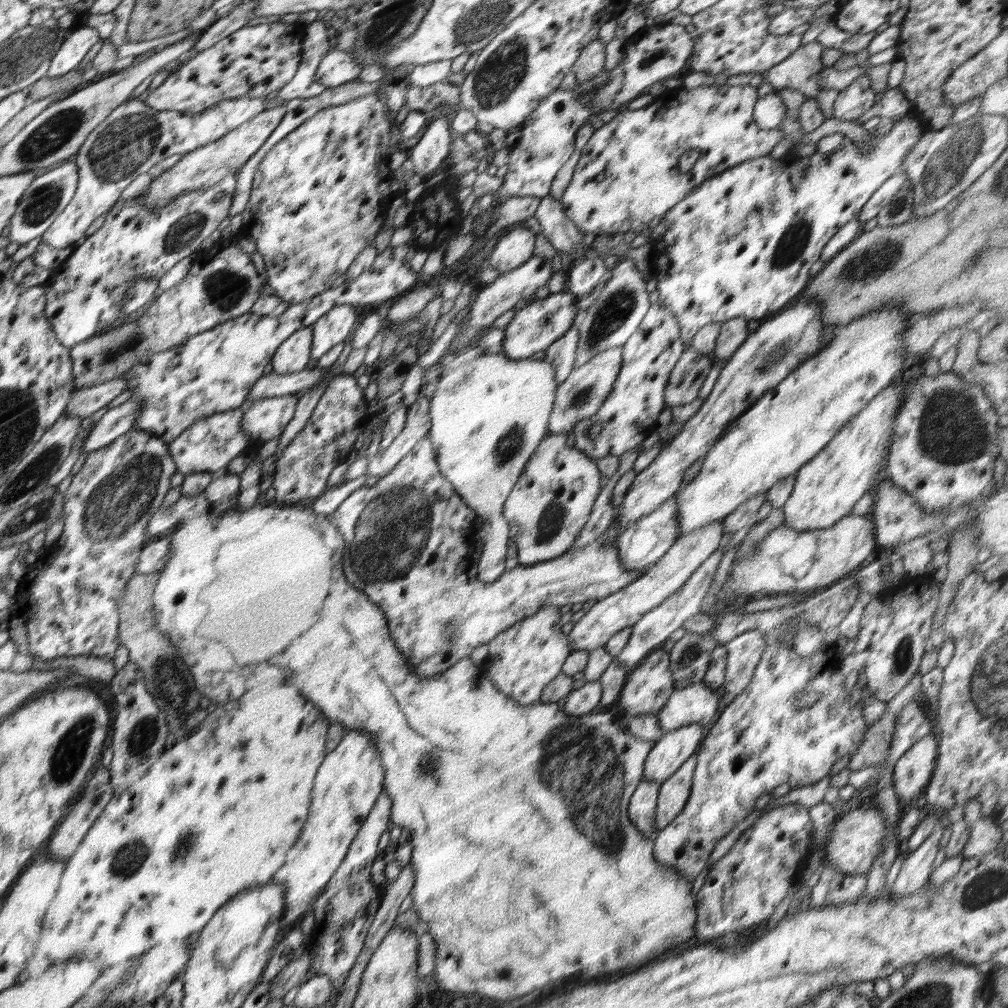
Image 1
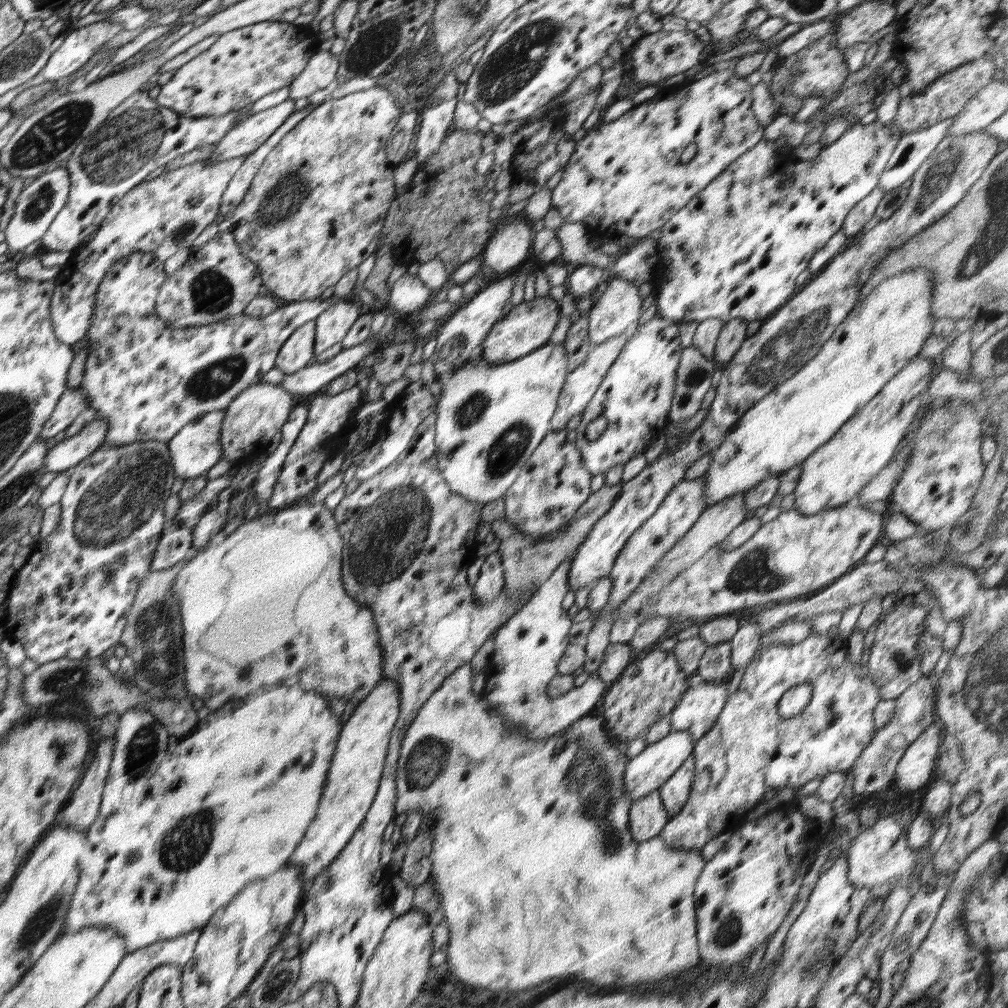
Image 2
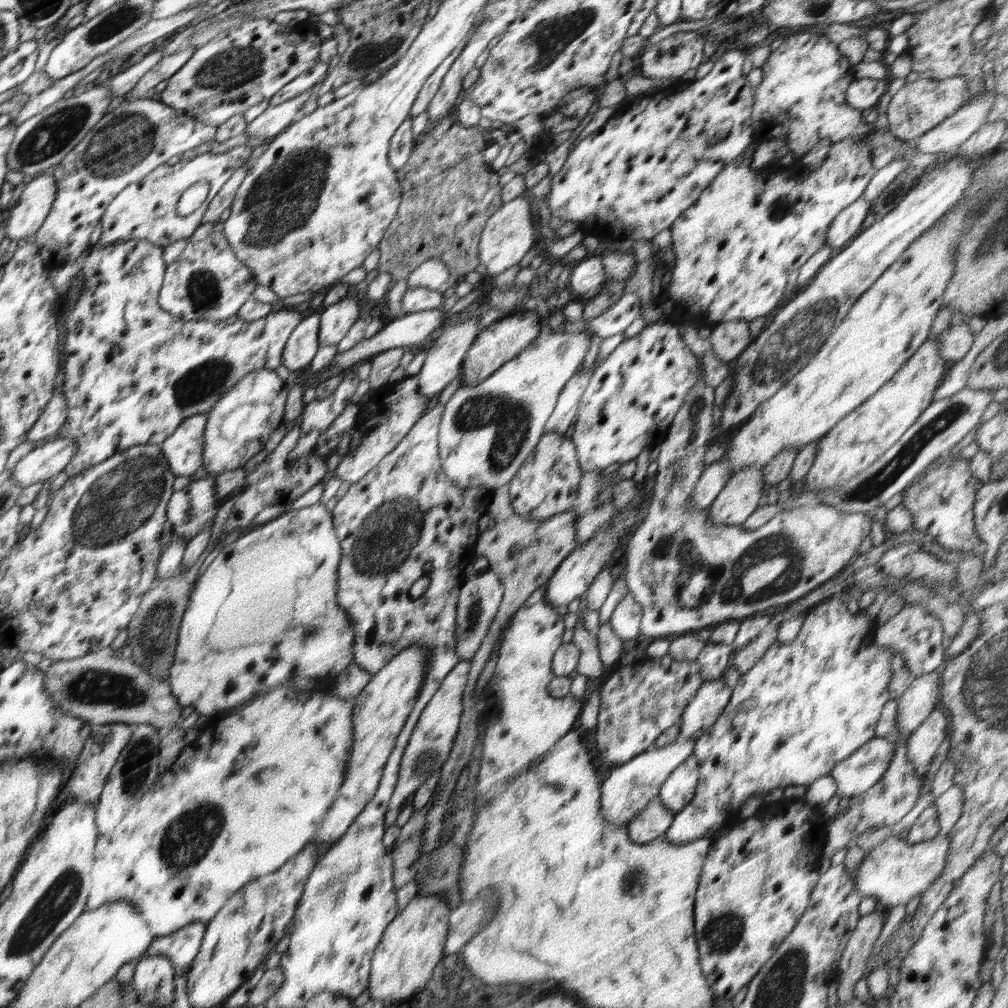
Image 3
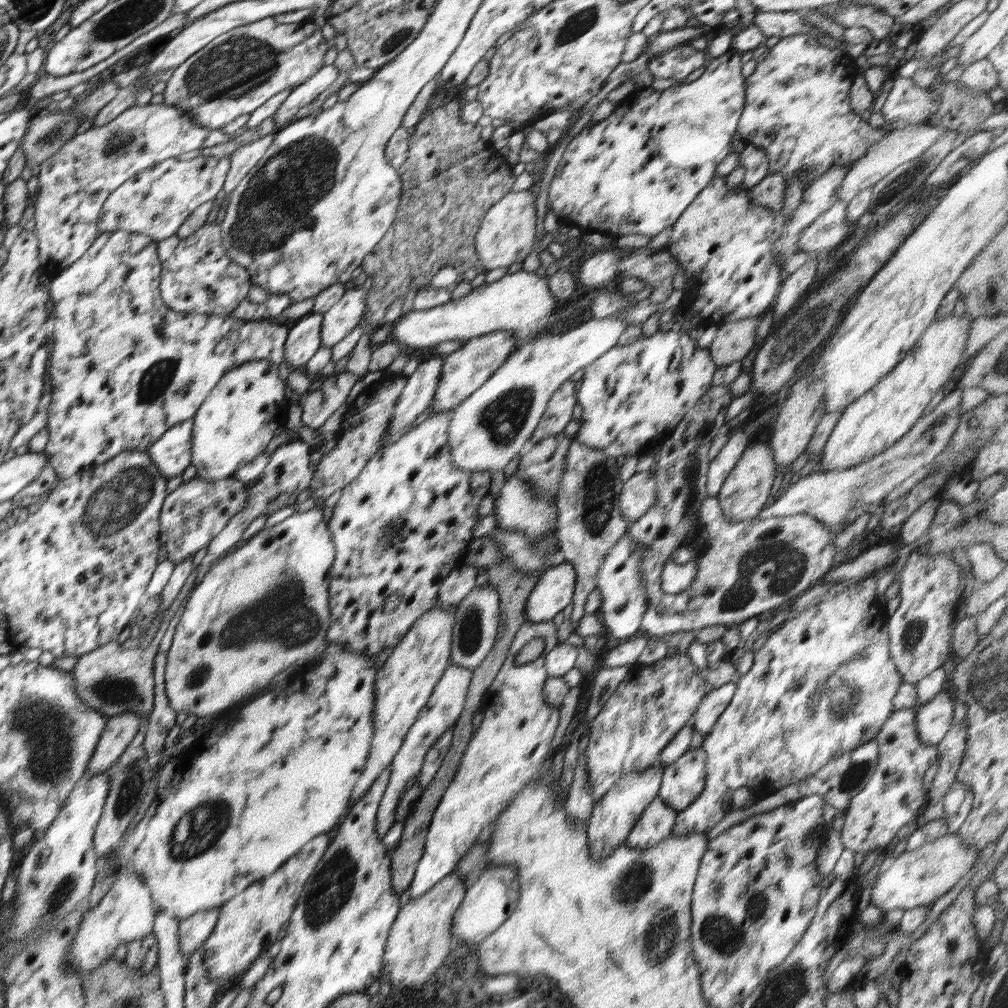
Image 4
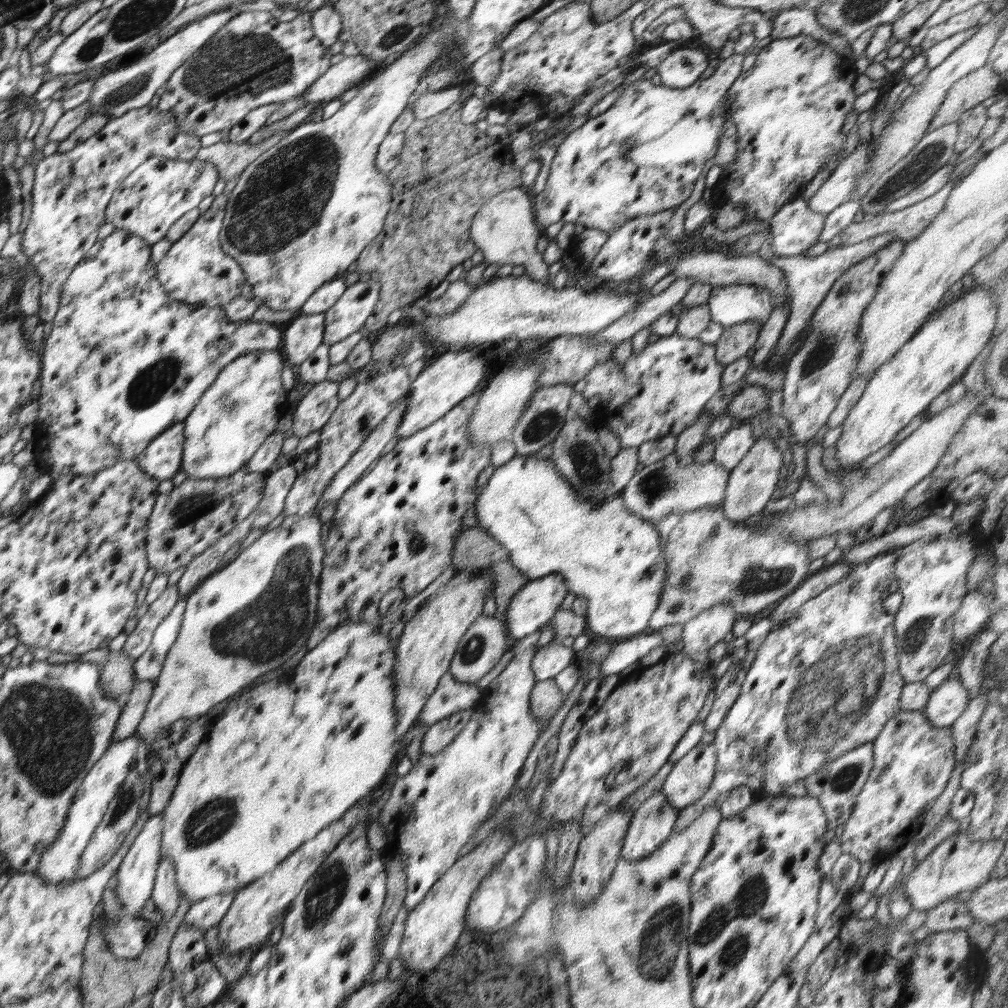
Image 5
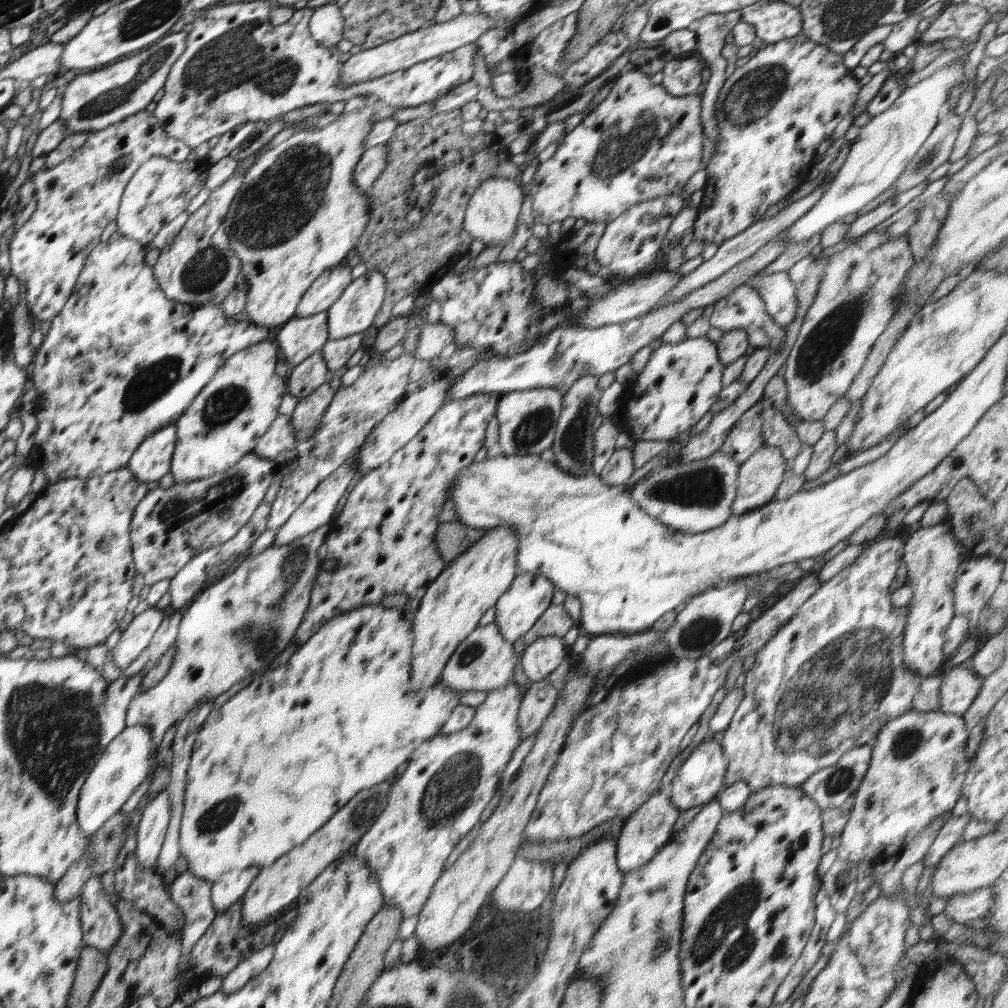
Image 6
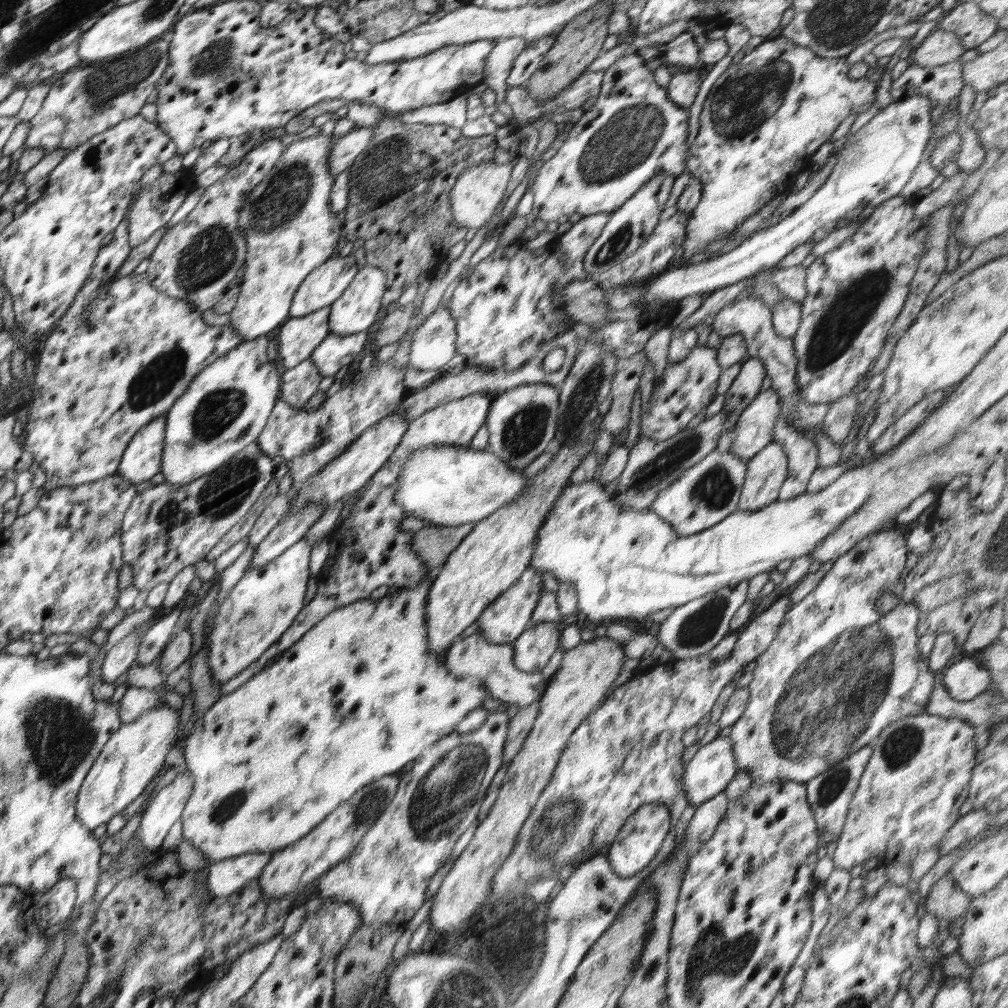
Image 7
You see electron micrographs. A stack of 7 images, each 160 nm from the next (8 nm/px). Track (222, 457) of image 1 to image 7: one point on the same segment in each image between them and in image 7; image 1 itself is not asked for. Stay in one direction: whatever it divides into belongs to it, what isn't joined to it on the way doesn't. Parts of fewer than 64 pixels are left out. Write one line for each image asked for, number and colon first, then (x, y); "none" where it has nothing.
2: (194, 449)
3: (183, 448)
4: (171, 454)
5: (163, 459)
6: (152, 461)
7: (143, 459)

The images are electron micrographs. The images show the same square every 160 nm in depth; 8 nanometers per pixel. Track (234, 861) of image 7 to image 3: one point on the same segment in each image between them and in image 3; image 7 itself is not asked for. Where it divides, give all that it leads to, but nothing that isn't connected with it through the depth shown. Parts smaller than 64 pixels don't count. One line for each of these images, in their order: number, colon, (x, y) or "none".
3: (180, 947)
4: (193, 932)
5: (205, 913)
6: (229, 887)

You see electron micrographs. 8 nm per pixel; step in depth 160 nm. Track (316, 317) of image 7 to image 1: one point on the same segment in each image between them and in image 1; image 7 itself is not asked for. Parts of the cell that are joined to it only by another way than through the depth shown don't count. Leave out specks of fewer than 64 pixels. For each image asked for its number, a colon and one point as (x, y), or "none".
1: (293, 355)
2: (298, 350)
3: (302, 345)
4: (304, 338)
5: (304, 334)
6: (301, 336)

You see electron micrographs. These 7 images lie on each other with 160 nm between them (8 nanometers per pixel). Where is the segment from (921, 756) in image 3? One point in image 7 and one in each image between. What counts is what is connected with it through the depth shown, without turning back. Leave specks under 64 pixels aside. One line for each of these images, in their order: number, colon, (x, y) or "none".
4: (933, 720)
5: (946, 703)
6: (960, 686)
7: (967, 678)

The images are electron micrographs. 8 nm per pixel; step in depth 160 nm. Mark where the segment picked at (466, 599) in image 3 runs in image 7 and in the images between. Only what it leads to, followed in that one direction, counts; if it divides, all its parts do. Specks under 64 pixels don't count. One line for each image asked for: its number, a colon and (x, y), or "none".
4: (476, 623)
5: (482, 646)
6: (484, 659)
7: (474, 656)

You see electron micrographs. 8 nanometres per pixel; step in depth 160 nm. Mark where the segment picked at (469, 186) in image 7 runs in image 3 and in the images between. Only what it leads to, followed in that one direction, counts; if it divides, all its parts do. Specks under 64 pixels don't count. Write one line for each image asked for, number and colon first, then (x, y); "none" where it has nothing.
3: (509, 234)
4: (507, 234)
5: (504, 228)
6: (491, 214)

